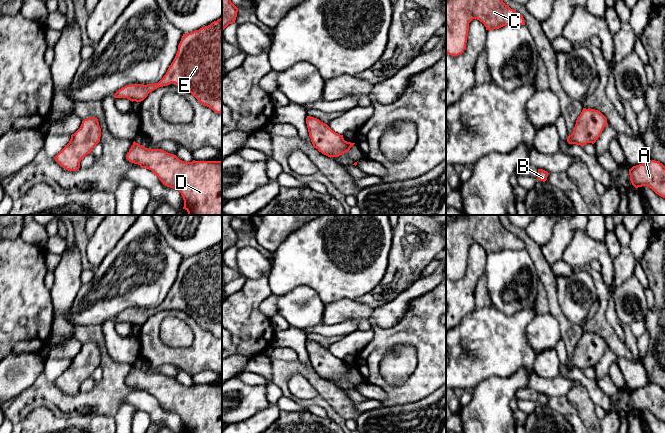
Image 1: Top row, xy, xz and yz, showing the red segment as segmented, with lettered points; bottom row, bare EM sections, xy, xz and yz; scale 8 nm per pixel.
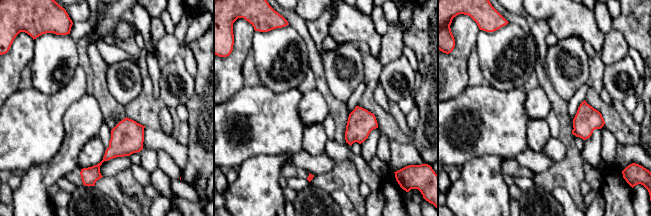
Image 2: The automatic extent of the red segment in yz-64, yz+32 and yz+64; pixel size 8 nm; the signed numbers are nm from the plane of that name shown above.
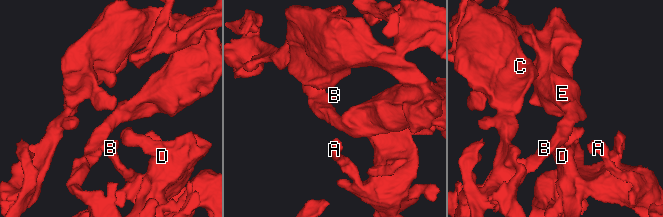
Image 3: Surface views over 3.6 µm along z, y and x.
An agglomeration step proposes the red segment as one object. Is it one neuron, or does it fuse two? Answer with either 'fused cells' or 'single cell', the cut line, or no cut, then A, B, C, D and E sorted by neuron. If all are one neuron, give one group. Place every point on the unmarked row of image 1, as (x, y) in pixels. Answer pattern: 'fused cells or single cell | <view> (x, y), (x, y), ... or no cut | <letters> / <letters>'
single cell | no cut | A B C D E

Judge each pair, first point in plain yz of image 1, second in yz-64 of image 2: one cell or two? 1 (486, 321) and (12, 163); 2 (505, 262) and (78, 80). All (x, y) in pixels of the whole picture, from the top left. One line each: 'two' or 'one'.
1: one
2: two

